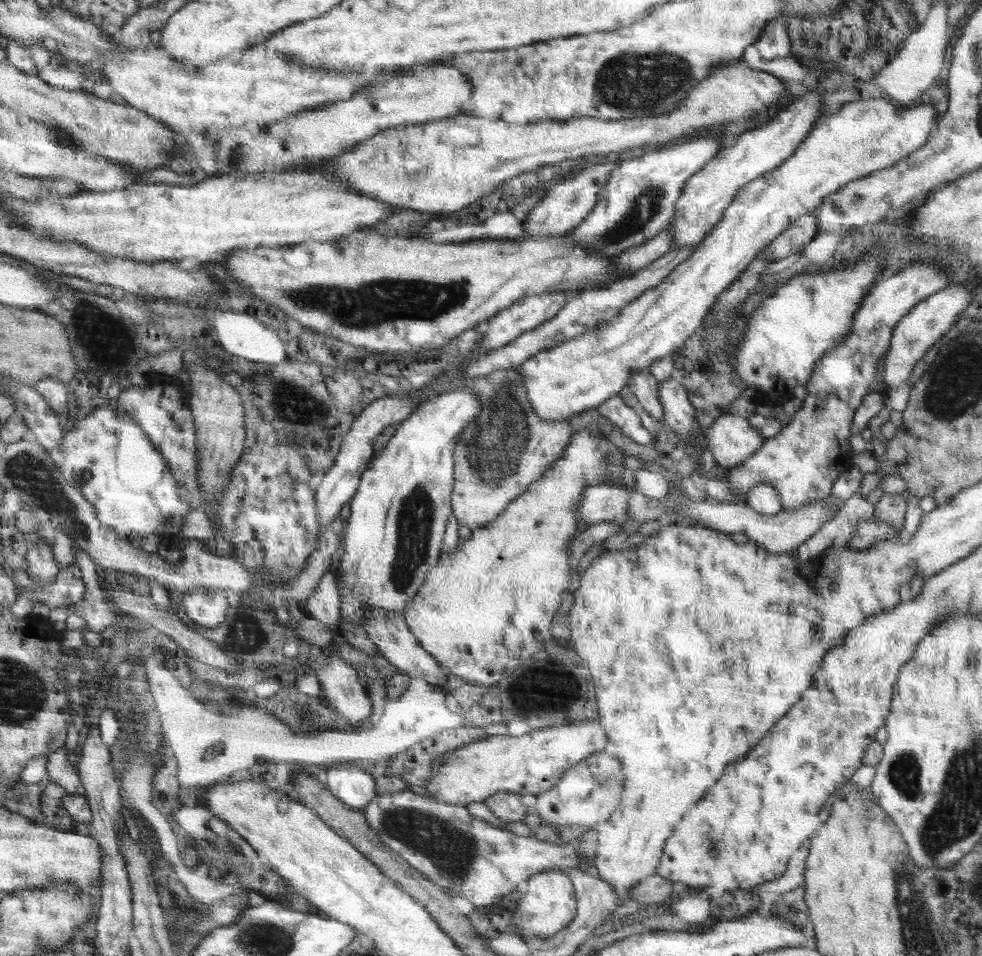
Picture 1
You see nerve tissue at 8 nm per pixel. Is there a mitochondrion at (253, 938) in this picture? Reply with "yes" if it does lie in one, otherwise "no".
yes

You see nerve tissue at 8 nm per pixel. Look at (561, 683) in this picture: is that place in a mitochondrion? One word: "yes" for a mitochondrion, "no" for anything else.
yes

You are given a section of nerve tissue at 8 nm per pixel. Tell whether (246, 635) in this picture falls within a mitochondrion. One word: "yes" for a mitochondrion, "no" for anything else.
yes

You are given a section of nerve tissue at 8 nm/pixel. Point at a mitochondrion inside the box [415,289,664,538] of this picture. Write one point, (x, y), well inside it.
(505, 436)

